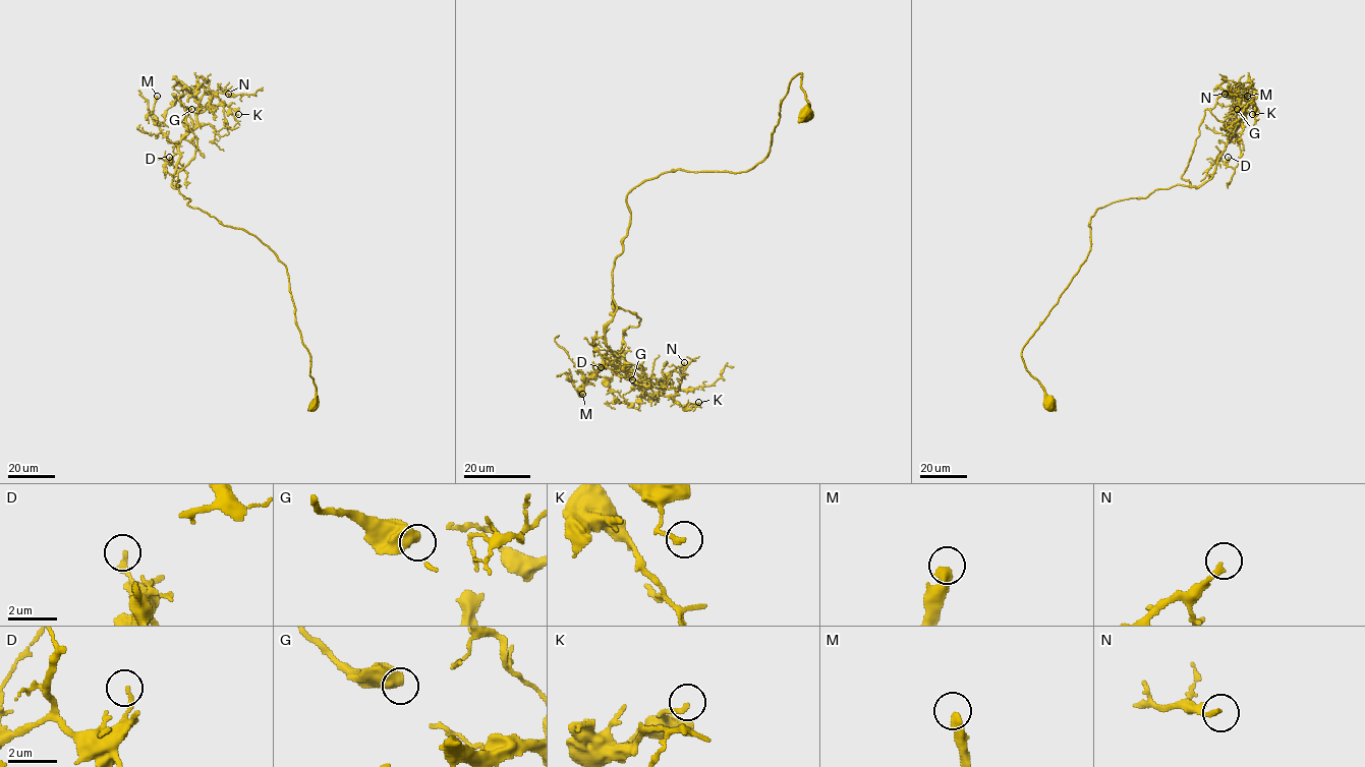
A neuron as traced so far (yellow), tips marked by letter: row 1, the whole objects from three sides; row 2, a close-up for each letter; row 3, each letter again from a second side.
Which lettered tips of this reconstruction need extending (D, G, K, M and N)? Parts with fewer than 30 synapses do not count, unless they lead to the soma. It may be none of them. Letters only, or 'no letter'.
M, N

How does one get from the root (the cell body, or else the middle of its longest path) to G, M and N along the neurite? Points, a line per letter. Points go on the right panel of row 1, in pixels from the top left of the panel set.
G: (1050, 403), (1022, 348), (1086, 259), (1090, 218), (1190, 187), (1182, 175), (1204, 111), (1237, 109)
M: (1050, 403), (1026, 369), (1022, 348), (1086, 259), (1090, 218), (1112, 202), (1206, 182), (1236, 130), (1247, 96)
N: (1050, 403), (1022, 348), (1086, 259), (1090, 218), (1112, 202), (1206, 182), (1243, 113), (1238, 96), (1225, 94)

